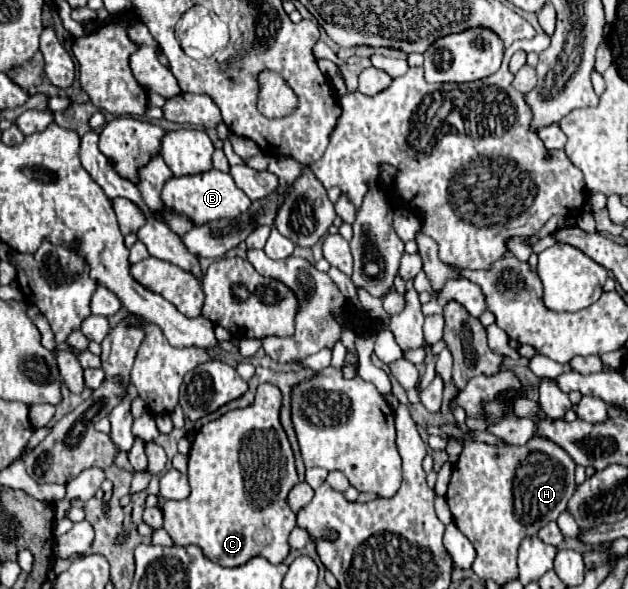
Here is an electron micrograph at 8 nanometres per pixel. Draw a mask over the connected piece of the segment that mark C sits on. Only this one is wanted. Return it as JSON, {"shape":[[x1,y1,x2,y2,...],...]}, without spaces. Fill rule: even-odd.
{"shape":[[259,384,253,404,247,408,229,410,227,414,203,424,193,438,189,450,189,484,191,494,185,500,167,500,163,504,165,524,163,528,169,532,175,544,187,546,195,544,203,550,205,558,217,562,227,568,237,568,249,562,255,556,267,558,271,564,281,564,289,554,289,532,295,528,295,512,287,506,289,490,299,482,295,470,295,456,287,434,279,422,283,394,273,384],[251,460,251,498,245,482,245,468]]}

